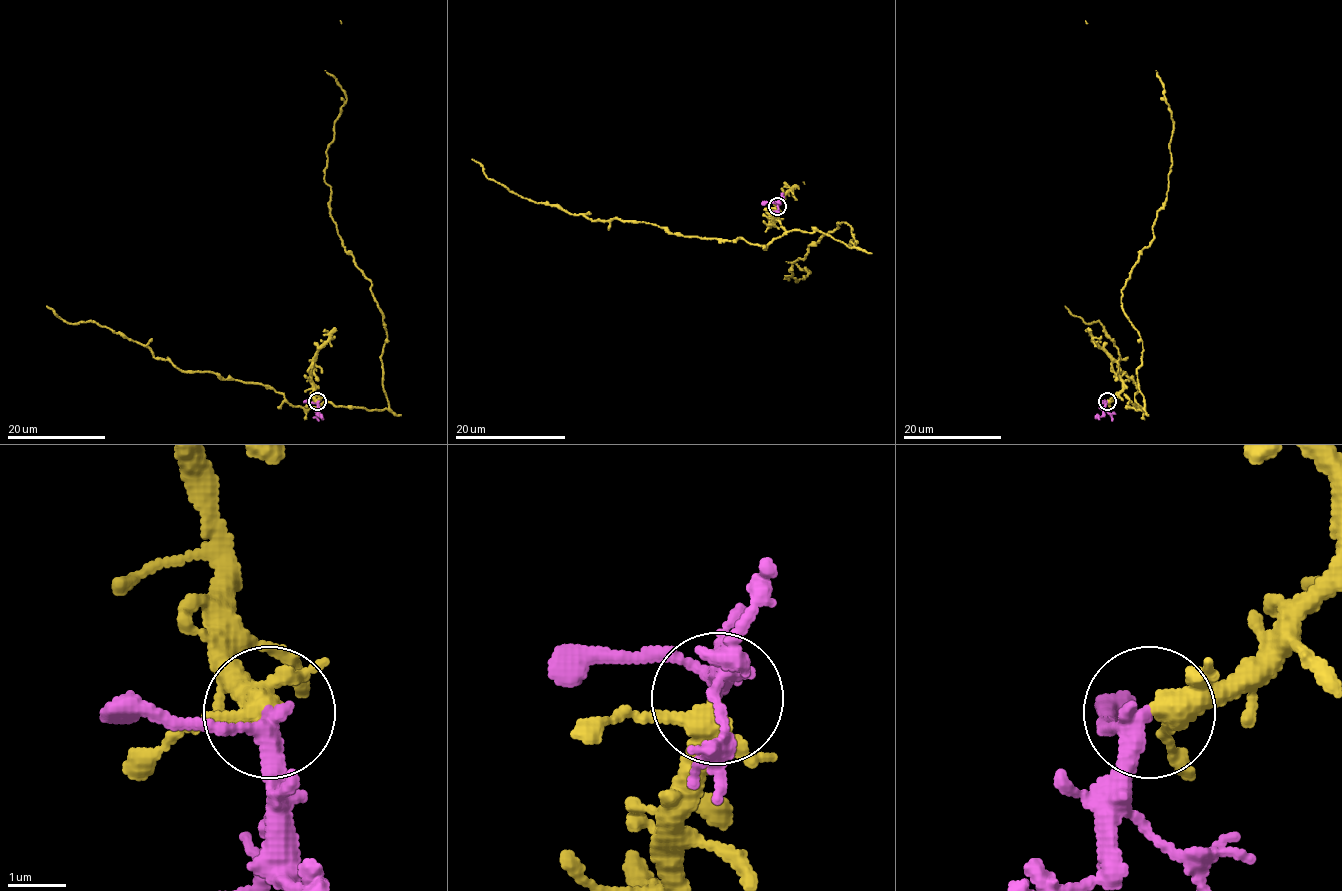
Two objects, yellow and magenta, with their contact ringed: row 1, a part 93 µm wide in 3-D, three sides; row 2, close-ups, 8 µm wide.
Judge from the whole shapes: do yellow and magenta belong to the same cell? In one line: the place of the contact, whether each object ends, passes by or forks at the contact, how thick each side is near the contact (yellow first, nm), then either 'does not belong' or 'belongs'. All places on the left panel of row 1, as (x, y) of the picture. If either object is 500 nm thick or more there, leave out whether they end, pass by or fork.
(317, 401) | yellow forks | magenta passes by | 300/260 nm | belongs

